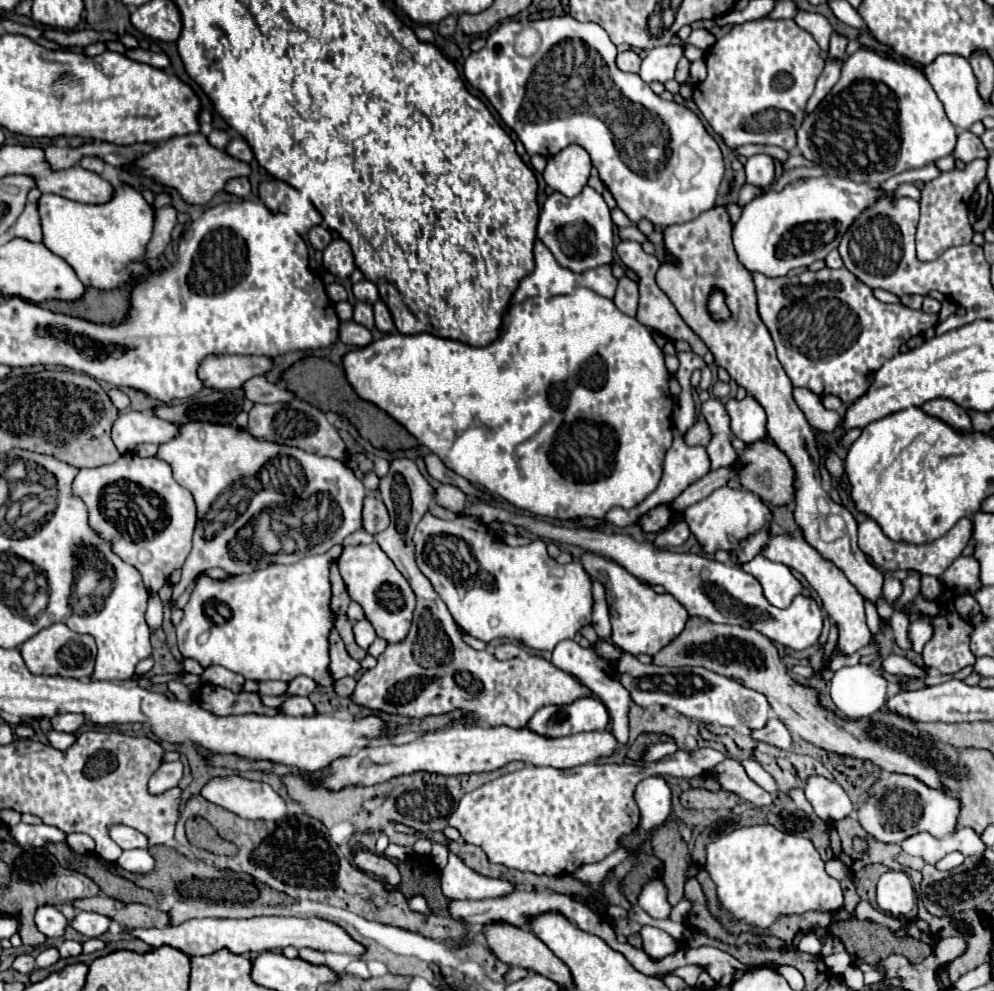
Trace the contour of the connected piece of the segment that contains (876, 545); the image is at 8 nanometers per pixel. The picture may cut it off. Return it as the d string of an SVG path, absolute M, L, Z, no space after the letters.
M865 518L859 524L859 548L867 556L871 556L879 566L883 566L885 570L917 570L929 576L941 576L953 564L953 560L963 552L971 536L973 536L973 522L969 518L961 518L961 522L957 522L945 536L941 536L939 540L931 544L921 544L921 546L907 544L907 542L895 542L887 538L881 526L873 518Z

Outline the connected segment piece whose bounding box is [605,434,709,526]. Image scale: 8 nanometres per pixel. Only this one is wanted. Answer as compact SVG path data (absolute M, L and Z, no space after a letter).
M675 434L673 446L669 448L667 456L665 456L665 464L663 464L663 478L659 482L659 486L655 488L655 492L651 492L641 504L637 504L631 510L625 508L613 508L605 514L607 522L613 522L615 526L629 526L629 522L637 522L643 514L647 514L651 508L659 506L659 504L669 504L671 500L675 500L687 486L691 486L693 482L697 482L699 478L703 478L709 472L709 456L705 456L703 446L687 446L681 434Z

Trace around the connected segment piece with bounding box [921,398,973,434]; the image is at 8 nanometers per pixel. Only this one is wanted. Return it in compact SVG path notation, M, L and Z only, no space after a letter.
M937 398L937 400L931 400L927 402L925 406L921 406L921 410L933 418L939 418L941 422L945 422L947 426L967 434L967 432L973 432L973 426L971 426L971 416L961 410L955 402L949 402L949 400L943 400L943 398Z

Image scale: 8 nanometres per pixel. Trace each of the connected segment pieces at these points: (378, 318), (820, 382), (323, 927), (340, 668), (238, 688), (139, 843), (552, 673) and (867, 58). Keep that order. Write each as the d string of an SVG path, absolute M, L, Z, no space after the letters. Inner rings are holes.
M377 300L373 304L373 310L375 310L375 324L377 328L383 332L383 334L389 334L395 330L395 324L393 324L393 318L391 318L391 312L387 308L387 304L383 300Z
M843 266L843 268L837 268L837 270L823 268L823 270L819 270L819 272L805 270L803 274L793 276L793 278L787 278L787 276L767 278L765 274L753 272L753 282L755 282L755 290L757 290L759 316L761 316L761 320L765 322L765 326L769 328L769 332L771 332L771 338L773 338L775 348L777 348L779 362L781 362L781 366L785 368L791 384L793 384L793 386L799 386L799 388L807 388L807 390L811 390L813 394L817 394L819 398L833 394L833 396L841 398L841 402L843 402L845 406L853 404L855 400L859 400L859 398L869 390L869 378L867 378L867 374L869 374L871 370L877 372L887 360L891 360L893 356L899 354L899 348L901 348L909 338L913 338L913 336L917 336L917 334L923 334L927 328L931 328L931 326L937 322L937 314L927 314L927 312L923 312L923 310L911 310L911 308L907 308L907 306L903 306L903 304L883 304L883 302L879 302L879 300L873 296L873 290L871 290L869 286L865 286L865 284L863 284L855 274L851 274L845 266Z
M259 916L259 918L245 918L245 920L231 920L231 918L197 918L187 920L179 926L167 928L137 928L133 936L147 942L151 948L159 946L173 946L187 956L209 956L217 950L227 948L231 954L261 954L265 950L279 950L285 946L293 948L313 948L321 952L339 952L359 956L365 948L355 942L341 926L321 920L321 918L273 918L273 916Z
M333 628L331 630L331 674L333 674L333 678L335 680L339 680L339 678L343 678L343 676L353 676L361 666L359 666L359 662L357 660L353 660L349 654L347 654L347 650L345 650L345 644L343 644L343 640L339 638L339 634L337 634L337 630Z
M209 666L205 668L201 682L213 684L213 686L221 686L221 688L229 688L231 692L243 692L243 676L235 674L223 666Z
M113 826L109 830L109 836L123 848L123 850L129 850L129 848L147 848L149 846L149 838L135 830L135 828L129 828L129 826Z
M393 458L389 462L389 472L381 478L381 498L389 510L391 524L387 530L377 534L377 544L415 590L417 610L407 638L385 648L385 652L377 658L377 666L367 670L357 680L357 686L349 698L369 710L405 718L427 718L461 710L473 724L525 728L533 714L543 706L565 706L579 698L593 696L593 692L575 676L557 670L541 656L527 654L525 658L501 662L493 658L491 652L473 650L463 642L445 602L441 602L439 594L433 590L433 586L429 586L429 580L413 562L411 536L433 500L429 498L429 486L431 484L421 476L417 464L409 458ZM399 486L409 490L409 512L405 520L399 518L395 502L395 490Z
M857 50L845 58L843 74L833 90L821 100L819 108L805 116L797 132L799 152L813 164L821 166L827 176L849 178L853 182L883 184L887 178L933 164L935 160L953 154L957 144L955 126L945 118L941 100L929 80L915 68L881 58L873 50Z

